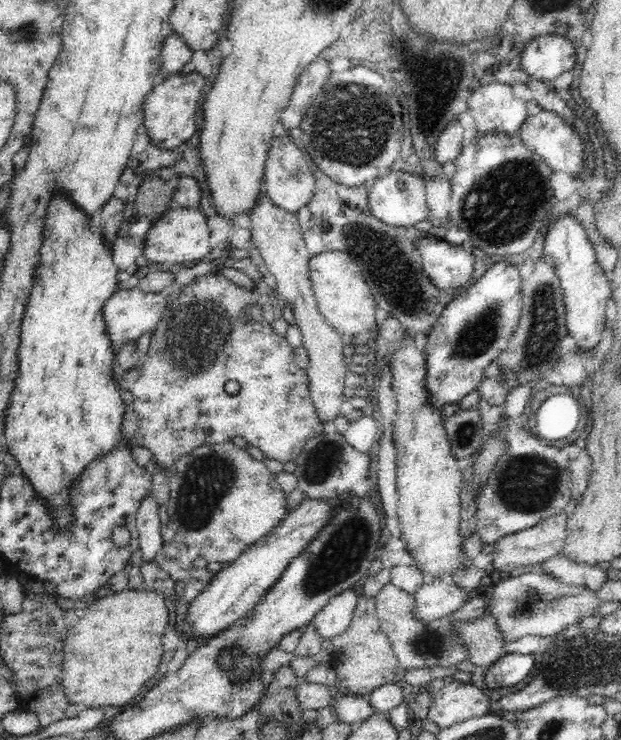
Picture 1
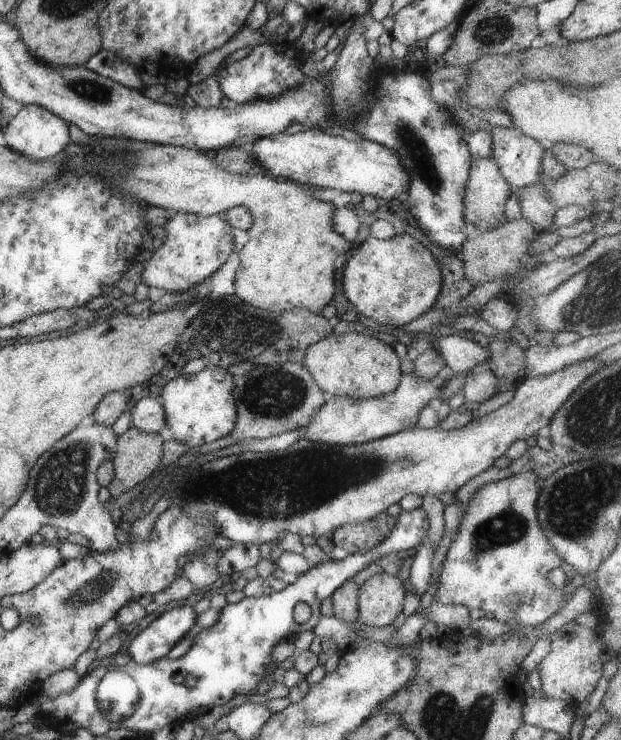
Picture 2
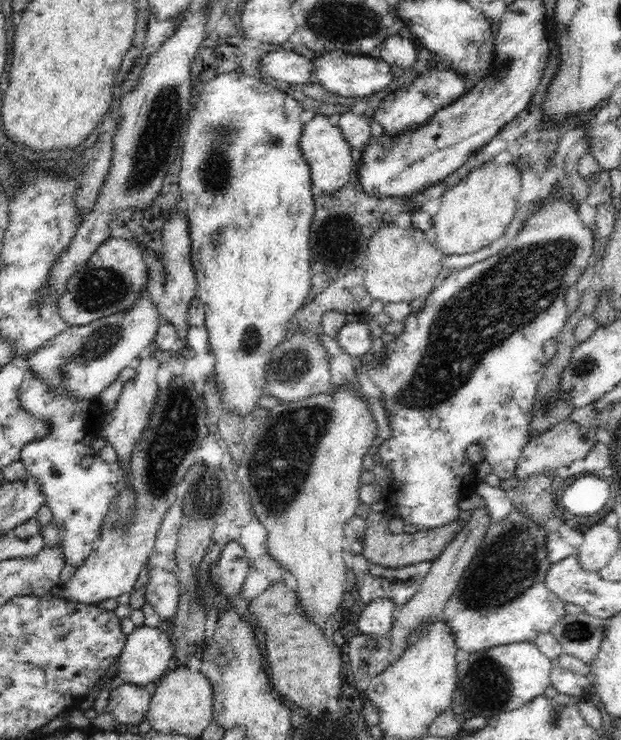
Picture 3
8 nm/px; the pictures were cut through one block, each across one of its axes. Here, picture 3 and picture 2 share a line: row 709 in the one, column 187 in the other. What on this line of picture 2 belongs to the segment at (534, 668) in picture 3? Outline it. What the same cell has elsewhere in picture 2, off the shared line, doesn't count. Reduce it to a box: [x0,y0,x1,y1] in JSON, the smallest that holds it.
[159,356,602,546]

